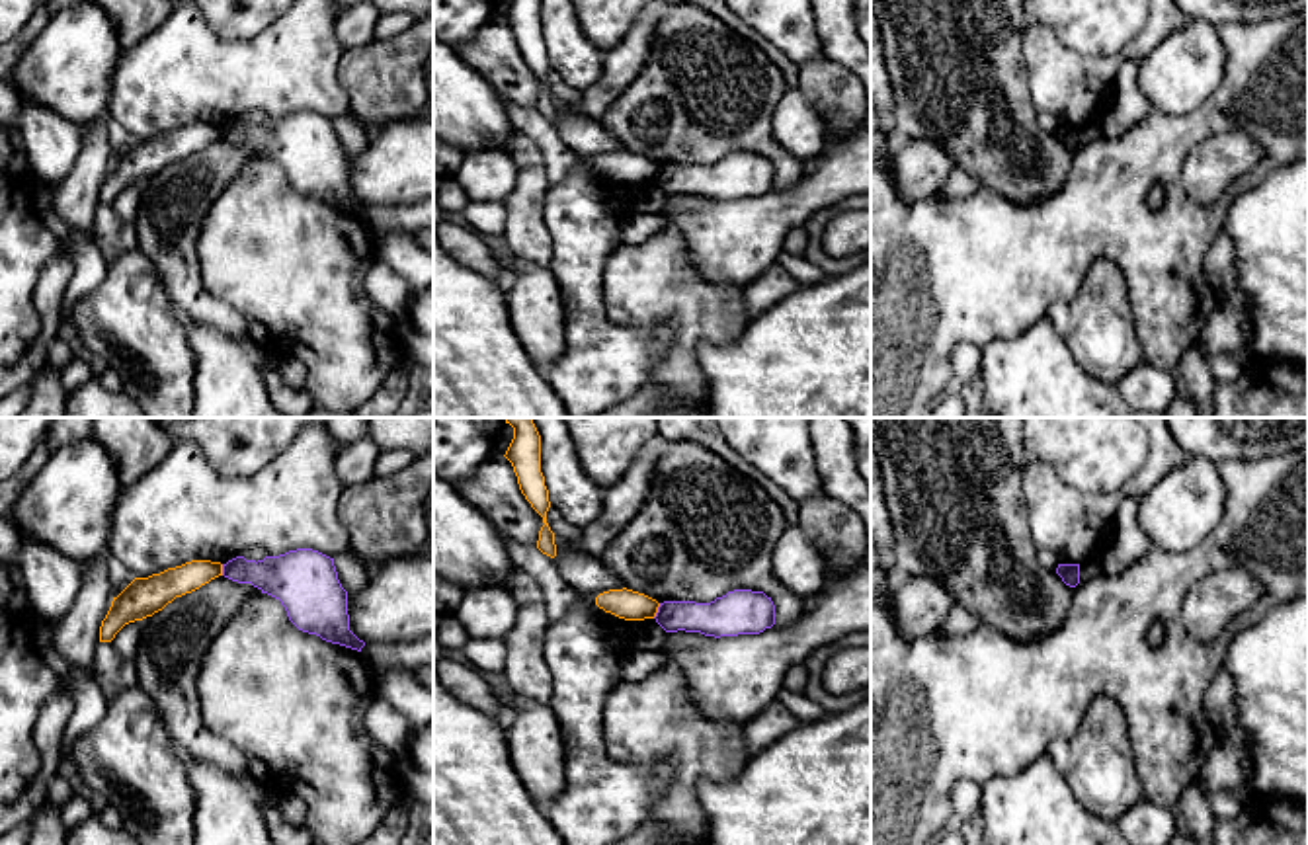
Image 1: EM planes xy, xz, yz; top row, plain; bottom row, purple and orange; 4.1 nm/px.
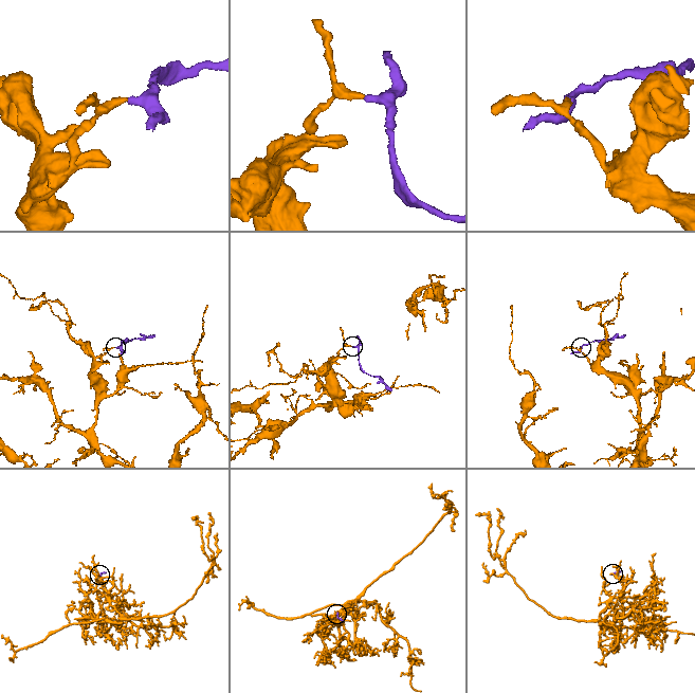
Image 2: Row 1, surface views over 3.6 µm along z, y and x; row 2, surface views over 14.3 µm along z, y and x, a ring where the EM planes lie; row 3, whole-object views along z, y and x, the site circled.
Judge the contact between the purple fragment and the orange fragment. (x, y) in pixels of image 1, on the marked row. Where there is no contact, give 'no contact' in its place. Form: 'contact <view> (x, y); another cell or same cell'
contact xz (658, 611); another cell

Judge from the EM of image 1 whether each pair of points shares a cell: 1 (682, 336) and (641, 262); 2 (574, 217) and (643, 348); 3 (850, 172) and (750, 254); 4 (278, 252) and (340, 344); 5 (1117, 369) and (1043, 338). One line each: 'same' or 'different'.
1: same
2: same
3: same
4: same
5: different

